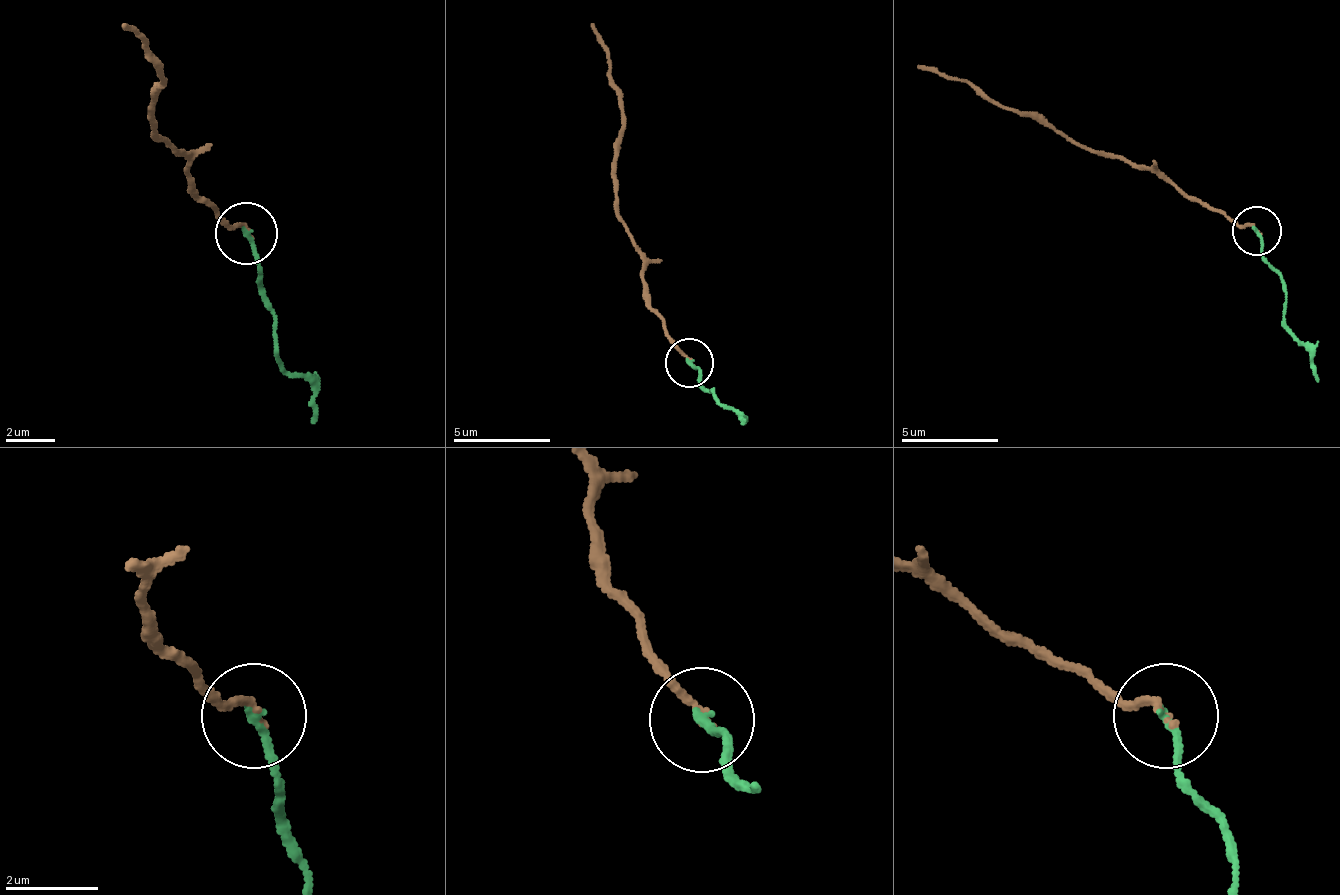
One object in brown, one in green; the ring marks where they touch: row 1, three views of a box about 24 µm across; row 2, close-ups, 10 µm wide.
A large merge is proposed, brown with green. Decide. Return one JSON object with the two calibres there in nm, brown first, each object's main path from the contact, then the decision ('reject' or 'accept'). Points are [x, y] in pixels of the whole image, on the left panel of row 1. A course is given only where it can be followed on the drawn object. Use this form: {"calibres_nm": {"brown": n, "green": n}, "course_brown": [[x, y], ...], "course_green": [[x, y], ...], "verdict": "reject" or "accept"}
{"calibres_nm": {"brown": 150, "green": 190}, "course_brown": [[245, 231], [195, 194], [189, 164], [152, 127], [158, 65], [122, 22]], "course_green": [[245, 231], [275, 317], [275, 360], [312, 385], [318, 422]], "verdict": "reject"}

